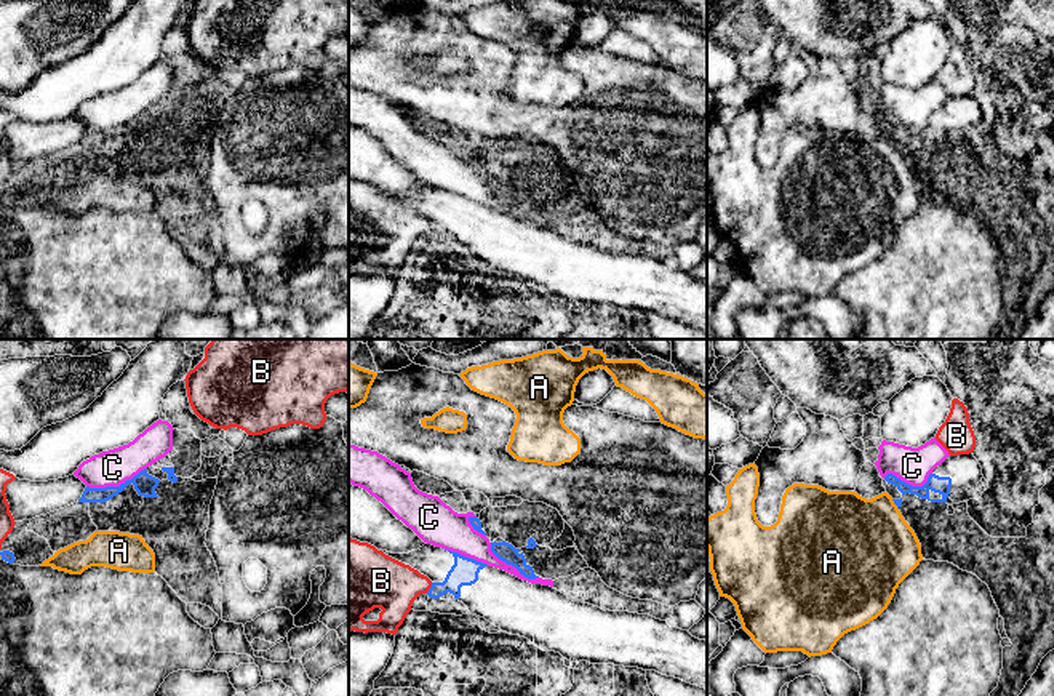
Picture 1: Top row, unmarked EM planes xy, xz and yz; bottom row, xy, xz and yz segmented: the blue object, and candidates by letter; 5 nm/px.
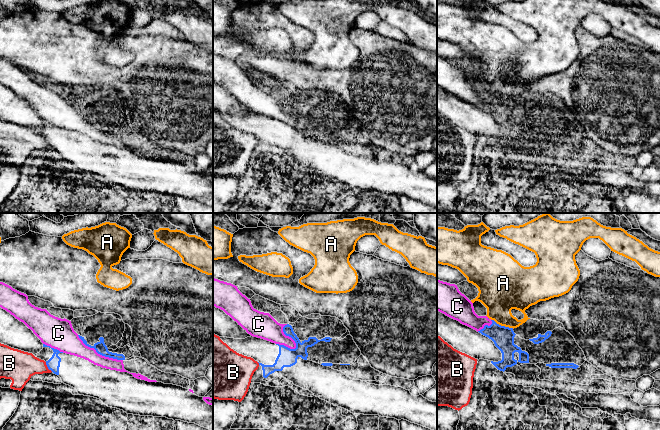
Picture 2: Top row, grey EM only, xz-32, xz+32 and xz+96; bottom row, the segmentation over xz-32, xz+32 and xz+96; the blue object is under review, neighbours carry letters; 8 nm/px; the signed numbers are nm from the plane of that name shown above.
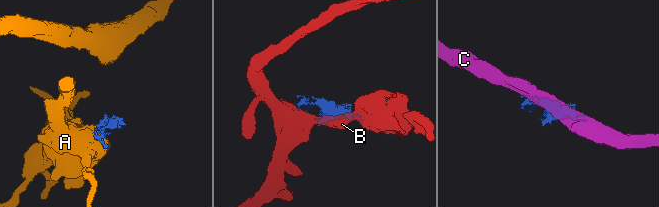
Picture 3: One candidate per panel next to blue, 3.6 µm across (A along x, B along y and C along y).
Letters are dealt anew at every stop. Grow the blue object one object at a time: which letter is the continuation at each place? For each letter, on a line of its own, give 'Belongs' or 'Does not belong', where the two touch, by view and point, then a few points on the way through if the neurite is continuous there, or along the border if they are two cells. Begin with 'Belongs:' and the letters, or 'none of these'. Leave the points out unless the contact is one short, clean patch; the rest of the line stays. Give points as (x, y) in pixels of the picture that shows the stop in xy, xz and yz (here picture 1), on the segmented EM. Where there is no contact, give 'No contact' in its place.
Belongs: none of these
A: Does not belong. Touches blue at yz (894, 503)
B: Does not belong. Touches blue at xz (431, 588)
C: Does not belong. Touches blue at xy (115, 487)

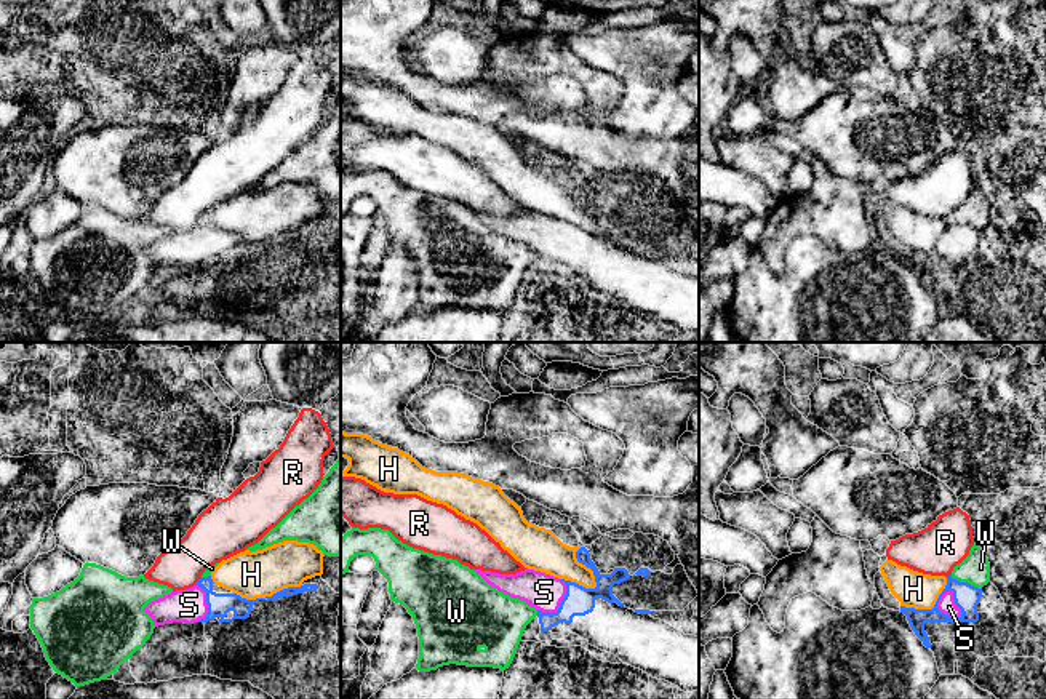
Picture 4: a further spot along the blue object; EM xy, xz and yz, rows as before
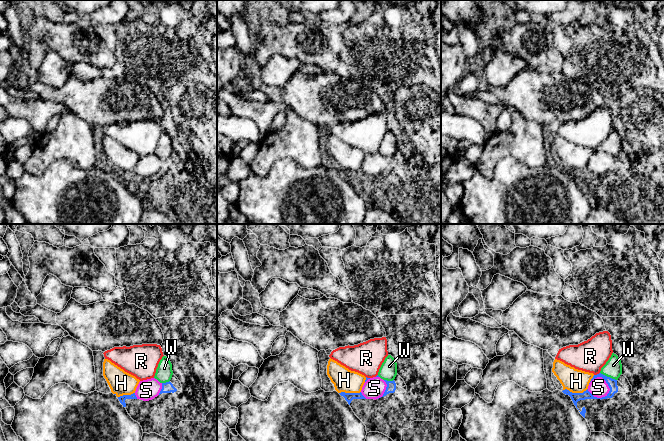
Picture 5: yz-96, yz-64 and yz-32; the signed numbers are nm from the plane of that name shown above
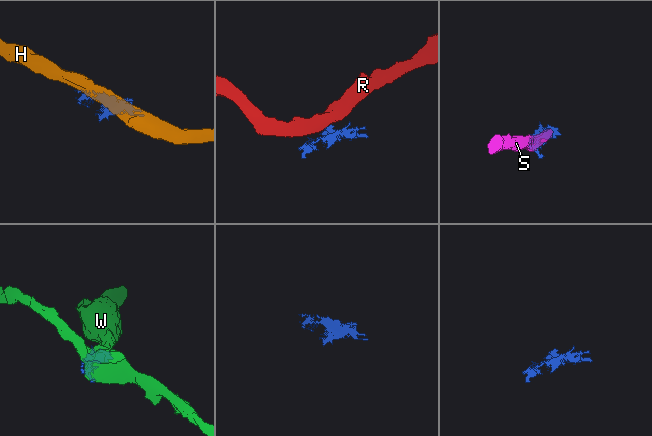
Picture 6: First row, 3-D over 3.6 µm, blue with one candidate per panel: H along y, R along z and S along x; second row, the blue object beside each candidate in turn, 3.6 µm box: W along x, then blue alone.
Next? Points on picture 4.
Belongs: S
H: Does not belong. Touches blue at xz (587, 567)
R: Does not belong. Touches blue at xy (199, 581). Boundary: xy (202, 578), (194, 584)
S: Belongs. Touches blue at yz (955, 603)
W: Does not belong. Touches blue at yz (966, 583)

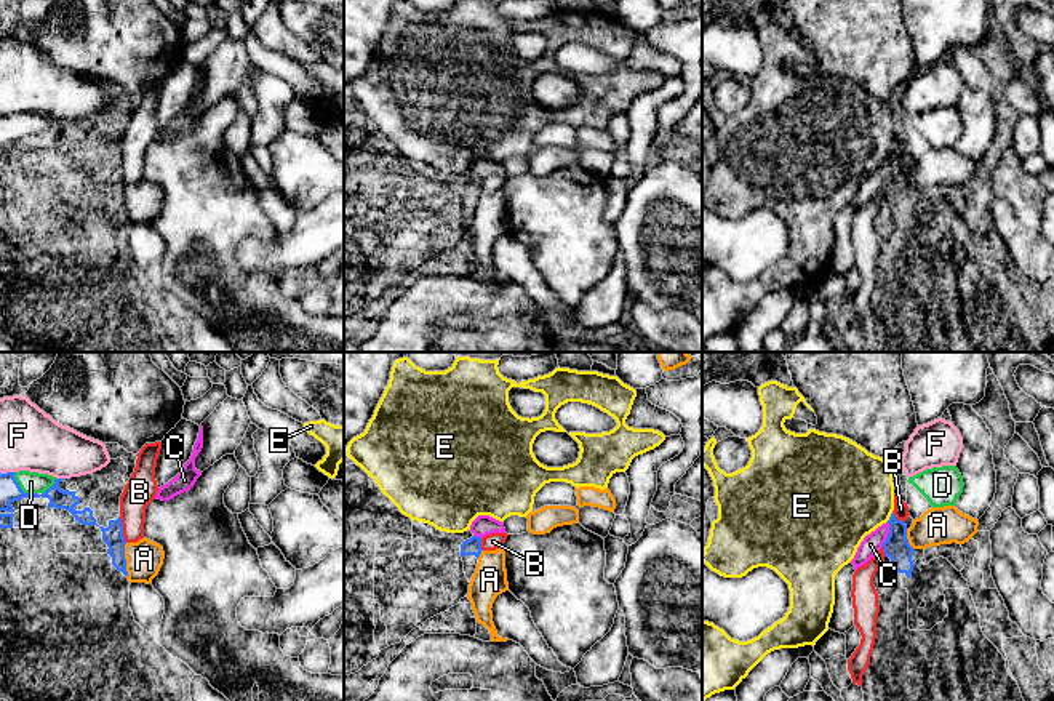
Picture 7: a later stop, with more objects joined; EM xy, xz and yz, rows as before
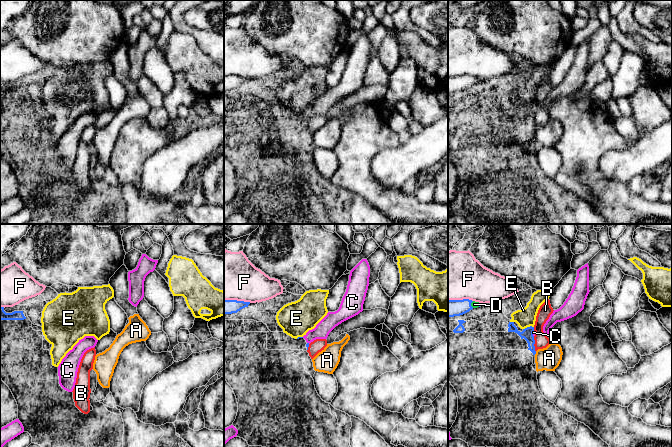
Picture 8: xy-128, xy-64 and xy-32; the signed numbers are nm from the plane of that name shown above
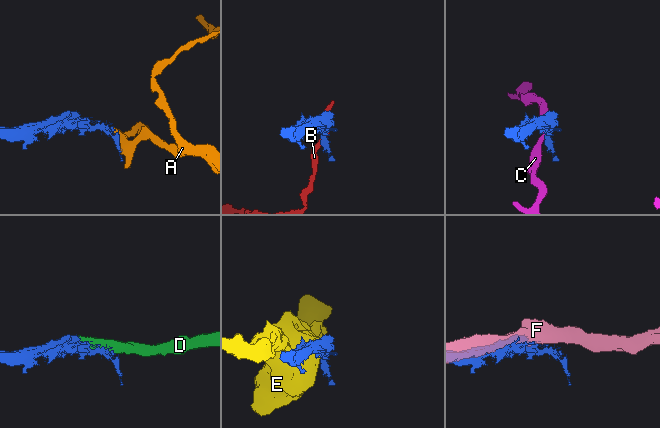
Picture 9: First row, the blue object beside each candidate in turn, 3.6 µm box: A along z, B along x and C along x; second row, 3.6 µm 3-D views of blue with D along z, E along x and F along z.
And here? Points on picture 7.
Belongs: D
A: Does not belong. Touches blue at xy (125, 560)
B: Does not belong. Touches blue at xy (122, 530). Boundary: xy (119, 517), (125, 543)
C: Does not belong. Touches blue at yz (890, 533). Boundary: yz (888, 522), (888, 536), (882, 544)
D: Belongs. Touches blue at xy (19, 488)
E: Does not belong. Touches blue at yz (890, 517)
F: Does not belong. Touches blue at xy (59, 479)

